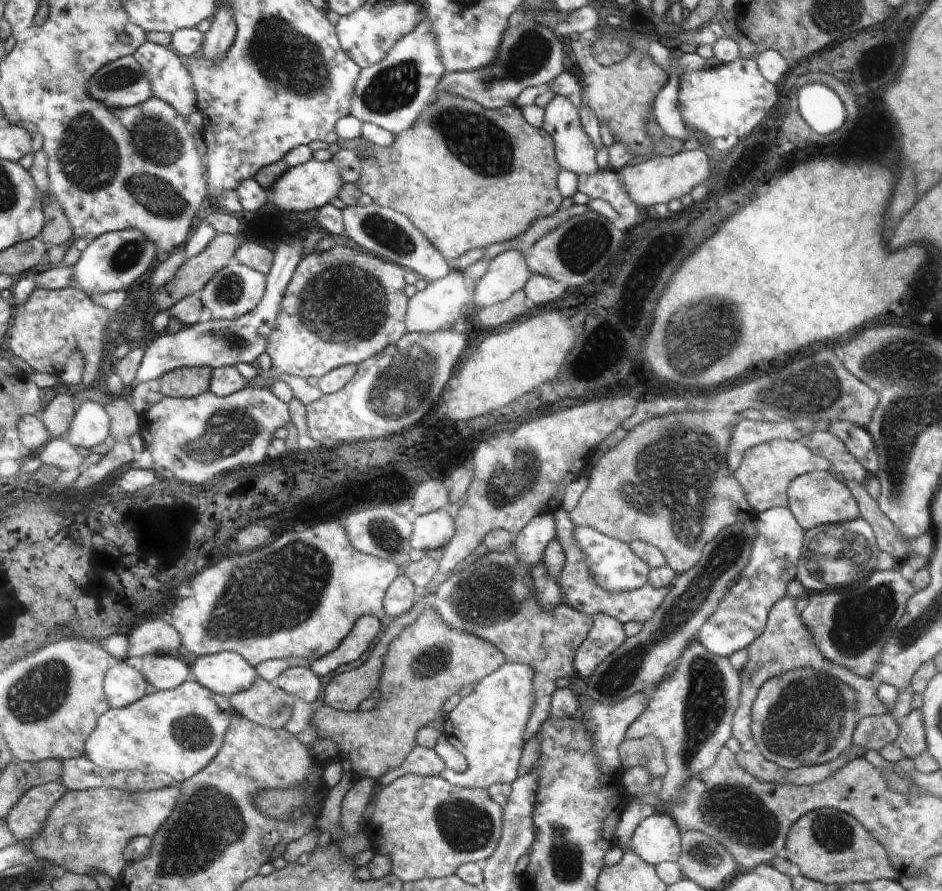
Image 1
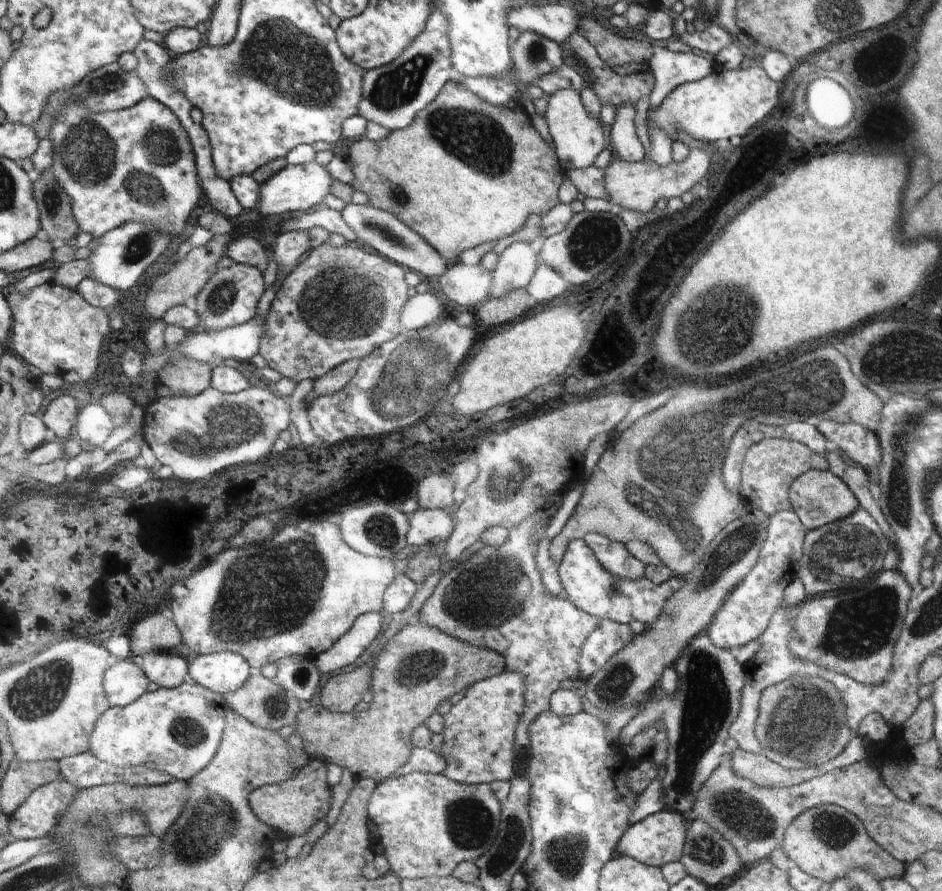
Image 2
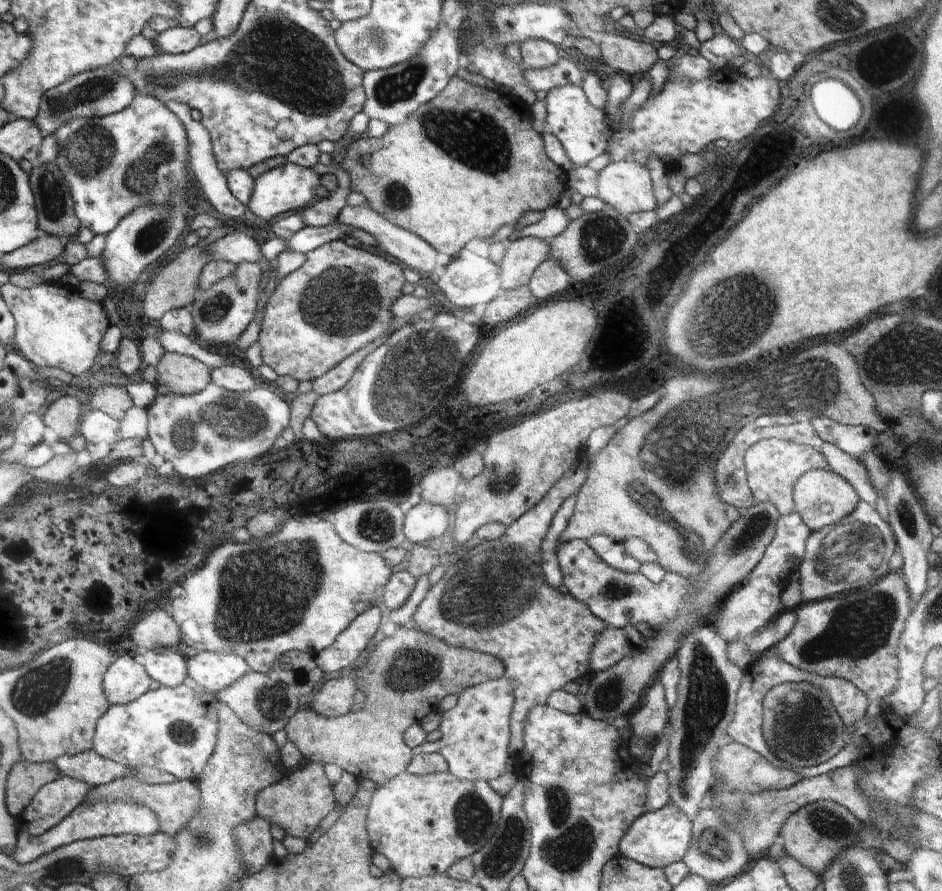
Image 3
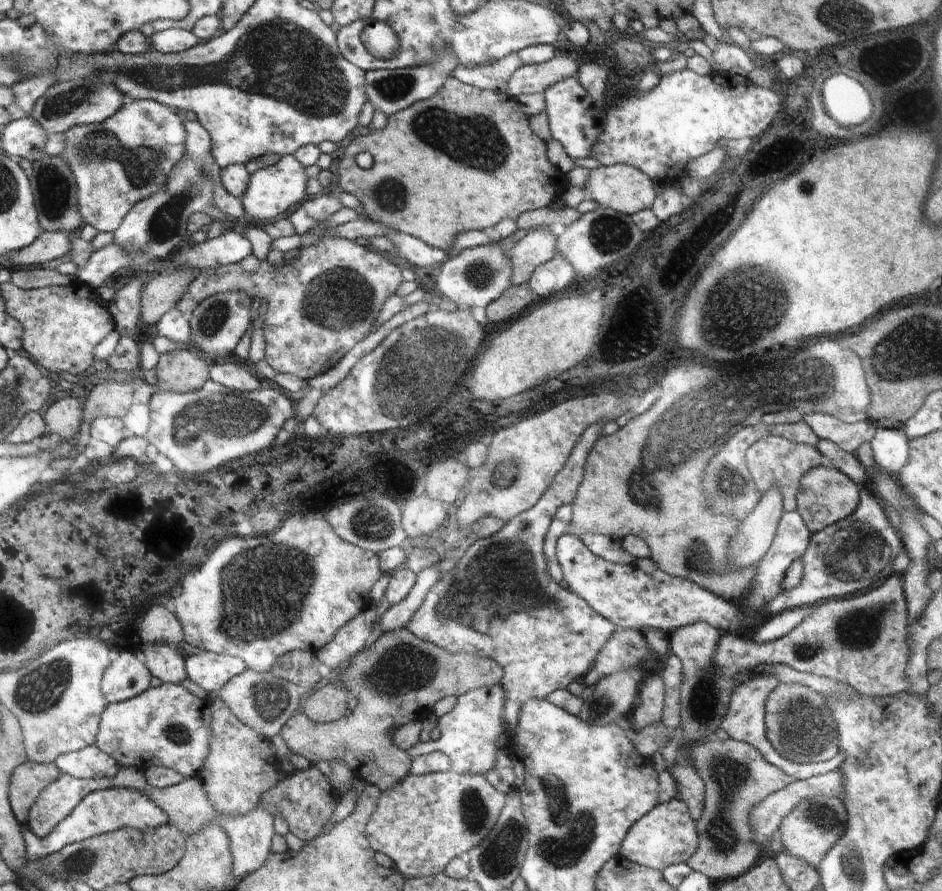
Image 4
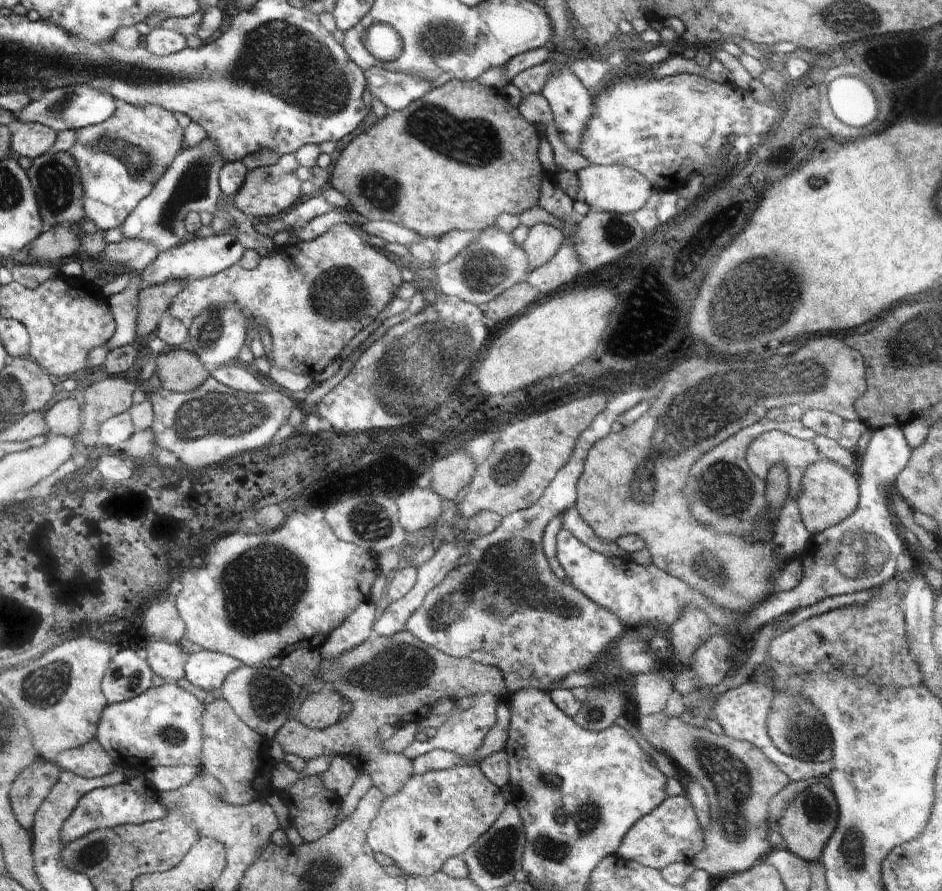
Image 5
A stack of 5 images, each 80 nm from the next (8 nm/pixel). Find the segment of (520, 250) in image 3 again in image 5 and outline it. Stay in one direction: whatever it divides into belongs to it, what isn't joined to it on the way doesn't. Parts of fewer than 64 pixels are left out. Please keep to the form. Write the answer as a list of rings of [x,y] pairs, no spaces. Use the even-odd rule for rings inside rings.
[[[538,223],[529,228],[526,240],[521,244],[527,252],[532,270],[547,263],[548,259],[562,246],[565,235],[555,225]]]

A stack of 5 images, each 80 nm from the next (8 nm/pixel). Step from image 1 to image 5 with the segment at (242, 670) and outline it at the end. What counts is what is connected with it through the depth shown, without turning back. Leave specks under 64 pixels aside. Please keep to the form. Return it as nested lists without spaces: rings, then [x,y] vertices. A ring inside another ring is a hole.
[[[200,650],[186,655],[185,677],[198,688],[214,692],[222,682],[242,666],[235,657],[216,651]]]

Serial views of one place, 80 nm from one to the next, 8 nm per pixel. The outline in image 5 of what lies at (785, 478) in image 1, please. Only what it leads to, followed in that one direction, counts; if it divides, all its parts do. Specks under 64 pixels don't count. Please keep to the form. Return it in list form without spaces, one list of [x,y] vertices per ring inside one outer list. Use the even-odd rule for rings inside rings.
[[[771,430],[755,437],[745,454],[745,462],[748,463],[750,470],[764,482],[767,480],[768,471],[771,471],[775,464],[782,463],[786,467],[790,490],[788,499],[797,498],[804,471],[811,464],[820,460],[822,460],[822,456],[812,441],[800,440],[780,430]]]

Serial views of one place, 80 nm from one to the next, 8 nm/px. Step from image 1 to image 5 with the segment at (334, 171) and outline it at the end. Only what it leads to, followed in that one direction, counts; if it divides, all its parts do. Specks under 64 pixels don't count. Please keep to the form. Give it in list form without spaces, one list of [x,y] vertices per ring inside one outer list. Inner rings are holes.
[[[290,153],[280,155],[276,164],[248,171],[243,186],[231,198],[233,205],[248,217],[270,218],[270,216],[278,216],[280,212],[287,212],[302,199],[300,192],[302,182],[295,174],[298,167],[299,161]]]

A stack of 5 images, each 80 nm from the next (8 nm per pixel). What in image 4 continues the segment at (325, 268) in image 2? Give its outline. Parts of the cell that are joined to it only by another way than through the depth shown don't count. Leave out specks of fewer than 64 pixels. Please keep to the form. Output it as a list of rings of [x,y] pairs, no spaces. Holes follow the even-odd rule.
[[[322,235],[317,241],[312,244],[302,246],[298,257],[293,258],[288,263],[283,263],[276,268],[271,265],[267,259],[259,261],[259,267],[256,272],[249,273],[244,271],[242,263],[234,263],[231,265],[216,266],[212,269],[204,269],[196,276],[196,278],[188,285],[187,291],[181,296],[181,299],[176,303],[176,310],[182,314],[189,316],[200,303],[208,297],[217,295],[218,293],[225,293],[226,291],[240,291],[242,290],[250,299],[261,298],[263,305],[262,318],[260,325],[264,330],[265,340],[265,360],[272,366],[276,373],[290,373],[294,376],[300,377],[306,381],[313,379],[319,374],[324,374],[329,368],[332,368],[355,344],[358,344],[363,338],[366,338],[373,330],[373,326],[384,303],[398,290],[398,286],[403,281],[401,270],[392,262],[389,262],[384,256],[381,256],[376,250],[370,247],[365,247],[358,244],[354,239],[347,239],[346,237],[337,237],[334,235]]]

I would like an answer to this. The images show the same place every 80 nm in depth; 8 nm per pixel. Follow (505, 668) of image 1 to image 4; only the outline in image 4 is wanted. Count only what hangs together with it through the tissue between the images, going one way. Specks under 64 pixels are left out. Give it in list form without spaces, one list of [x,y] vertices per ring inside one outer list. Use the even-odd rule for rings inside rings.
[[[500,685],[477,688],[460,695],[454,709],[438,718],[434,737],[409,748],[412,760],[427,752],[440,751],[449,756],[451,770],[454,772],[483,775],[493,769],[500,750],[497,740],[502,730],[506,697]]]

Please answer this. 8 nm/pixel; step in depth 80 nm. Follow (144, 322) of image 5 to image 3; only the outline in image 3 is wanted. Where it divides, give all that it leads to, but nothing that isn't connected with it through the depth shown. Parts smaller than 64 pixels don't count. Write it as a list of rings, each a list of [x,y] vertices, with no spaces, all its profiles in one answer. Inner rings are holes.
[[[226,222],[218,228],[210,229],[208,236],[200,240],[197,245],[188,247],[178,254],[174,260],[163,266],[154,281],[150,283],[148,292],[144,296],[143,311],[146,314],[146,318],[160,320],[164,316],[164,313],[169,310],[190,307],[191,302],[196,298],[196,294],[198,294],[197,286],[201,270],[210,262],[211,244],[218,242],[228,232],[231,231]]]

